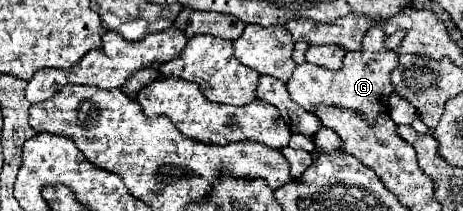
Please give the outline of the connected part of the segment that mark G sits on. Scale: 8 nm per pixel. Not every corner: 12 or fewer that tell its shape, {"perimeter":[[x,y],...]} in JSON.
{"perimeter":[[374,27],[334,73],[296,65],[286,87],[310,113],[322,105],[374,123],[398,55]]}

